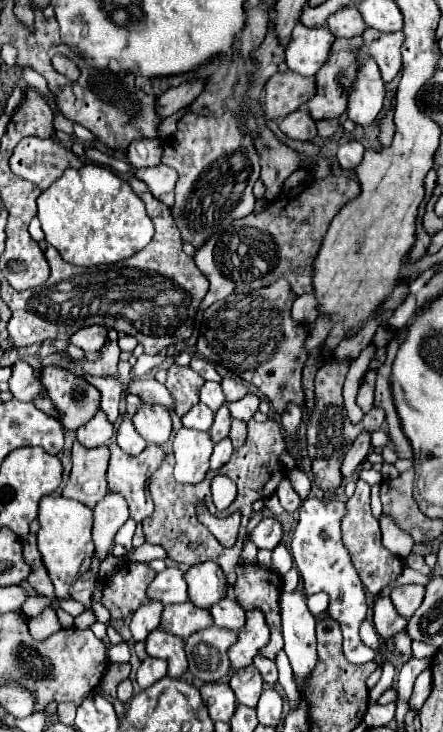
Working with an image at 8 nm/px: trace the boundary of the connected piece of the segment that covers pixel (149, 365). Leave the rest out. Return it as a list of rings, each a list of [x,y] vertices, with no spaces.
[[[142,354],[139,359],[137,359],[137,363],[133,365],[133,369],[131,369],[131,377],[143,377],[145,373],[149,373],[151,369],[155,369],[155,367],[159,367],[161,363],[164,361],[166,355],[157,354],[146,355]]]

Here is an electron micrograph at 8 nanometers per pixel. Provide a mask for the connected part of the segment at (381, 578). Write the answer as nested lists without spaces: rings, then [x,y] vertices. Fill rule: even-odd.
[[[357,481],[357,491],[353,497],[347,499],[345,507],[347,513],[343,517],[341,529],[343,529],[343,543],[351,553],[351,559],[359,571],[359,577],[363,585],[377,595],[385,585],[397,579],[397,575],[403,571],[403,563],[399,557],[395,557],[391,551],[387,551],[381,543],[381,531],[379,531],[379,521],[373,517],[371,507],[369,507],[369,497],[371,497],[371,487],[365,481]]]

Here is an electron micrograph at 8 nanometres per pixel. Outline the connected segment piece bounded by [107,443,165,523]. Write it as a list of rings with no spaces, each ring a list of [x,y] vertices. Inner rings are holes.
[[[117,443],[109,445],[111,449],[111,459],[109,459],[109,471],[107,471],[107,481],[109,481],[109,489],[115,489],[115,493],[123,495],[127,505],[129,505],[129,515],[135,523],[141,523],[143,519],[147,519],[153,513],[153,499],[149,495],[149,479],[153,475],[153,471],[157,471],[157,467],[161,465],[161,461],[165,459],[165,451],[159,445],[147,445],[139,455],[127,455],[119,449]]]

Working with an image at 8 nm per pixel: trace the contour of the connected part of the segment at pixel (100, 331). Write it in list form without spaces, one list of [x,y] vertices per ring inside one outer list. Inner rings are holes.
[[[91,325],[91,327],[83,327],[81,331],[77,331],[71,339],[69,339],[75,347],[83,349],[85,353],[87,351],[99,351],[105,341],[107,341],[107,329],[105,327],[97,327],[97,325]]]

